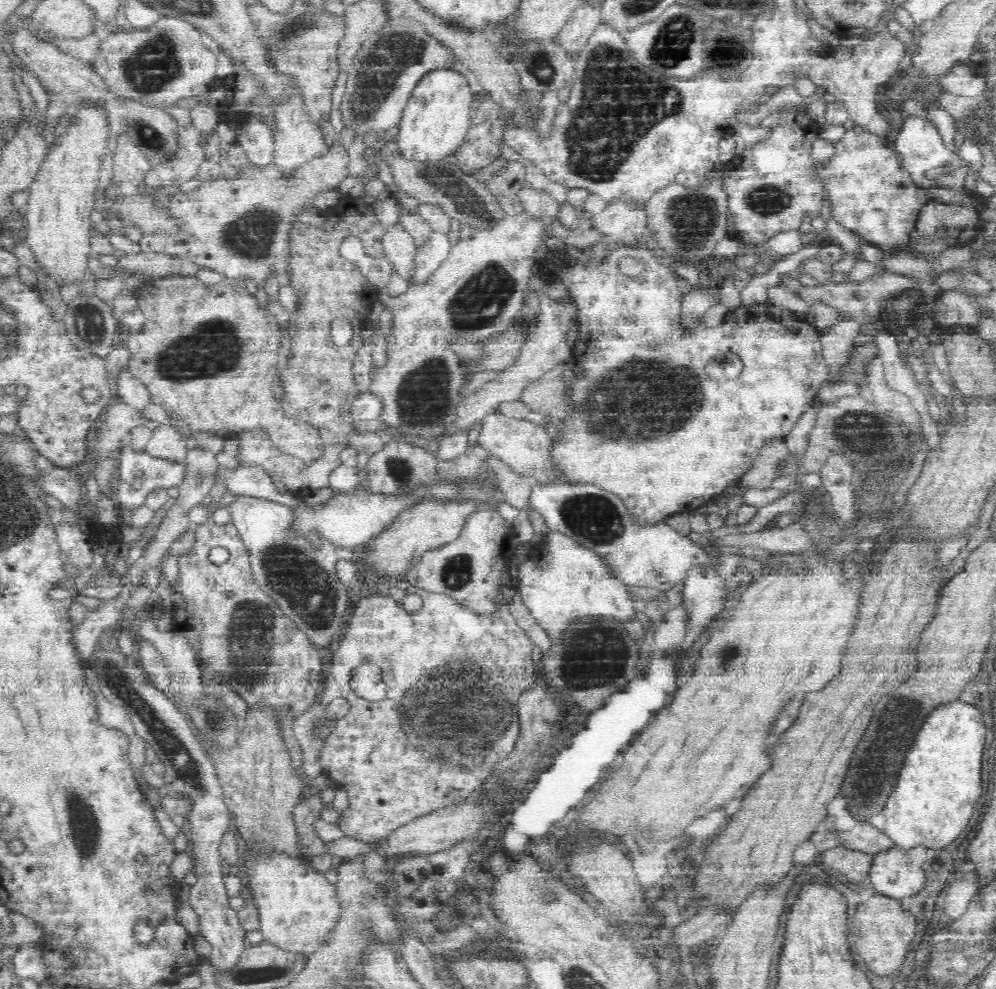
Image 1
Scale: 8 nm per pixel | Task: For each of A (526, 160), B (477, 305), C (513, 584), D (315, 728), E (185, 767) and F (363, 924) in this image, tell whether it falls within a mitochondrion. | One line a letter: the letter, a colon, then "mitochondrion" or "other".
A: other
B: mitochondrion
C: other
D: mitochondrion
E: mitochondrion
F: mitochondrion

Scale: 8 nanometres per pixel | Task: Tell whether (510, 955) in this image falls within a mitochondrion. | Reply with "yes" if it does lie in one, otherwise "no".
no

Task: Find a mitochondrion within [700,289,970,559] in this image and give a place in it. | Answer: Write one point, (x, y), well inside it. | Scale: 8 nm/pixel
(850, 427)

